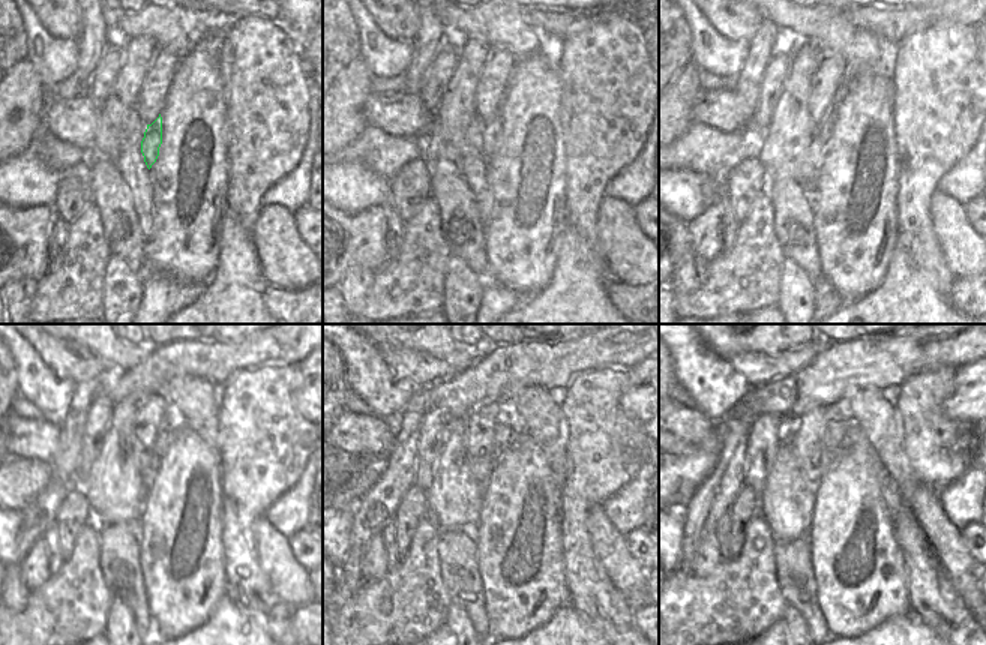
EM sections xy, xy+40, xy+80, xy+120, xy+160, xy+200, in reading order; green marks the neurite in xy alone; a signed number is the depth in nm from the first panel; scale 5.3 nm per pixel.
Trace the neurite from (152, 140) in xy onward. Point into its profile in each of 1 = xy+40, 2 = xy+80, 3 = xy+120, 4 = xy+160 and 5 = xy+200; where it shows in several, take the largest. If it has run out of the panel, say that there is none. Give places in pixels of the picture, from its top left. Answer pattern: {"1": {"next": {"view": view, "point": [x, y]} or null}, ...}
{"1": {"next": {"view": "xy+40", "point": [489, 134]}}, "2": {"next": {"view": "xy+80", "point": [824, 131]}}, "3": {"next": {"view": "xy+120", "point": [167, 432]}}, "4": {"next": {"view": "xy+160", "point": [508, 428]}}, "5": {"next": {"view": "xy+200", "point": [838, 419]}}}

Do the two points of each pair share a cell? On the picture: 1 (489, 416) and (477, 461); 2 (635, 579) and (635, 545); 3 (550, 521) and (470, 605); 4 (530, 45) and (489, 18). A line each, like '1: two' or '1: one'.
1: one
2: two
3: two
4: one

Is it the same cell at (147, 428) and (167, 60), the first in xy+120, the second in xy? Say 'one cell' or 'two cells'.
one cell

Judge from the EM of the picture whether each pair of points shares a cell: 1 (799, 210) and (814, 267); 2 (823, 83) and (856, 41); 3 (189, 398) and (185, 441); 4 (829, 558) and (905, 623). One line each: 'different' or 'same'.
1: same
2: different
3: different
4: different

